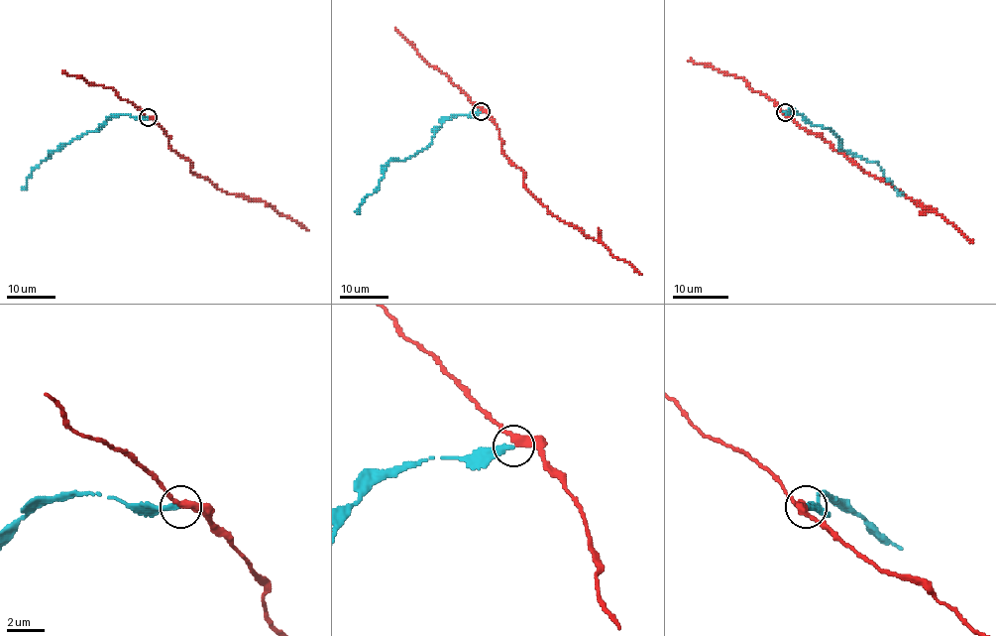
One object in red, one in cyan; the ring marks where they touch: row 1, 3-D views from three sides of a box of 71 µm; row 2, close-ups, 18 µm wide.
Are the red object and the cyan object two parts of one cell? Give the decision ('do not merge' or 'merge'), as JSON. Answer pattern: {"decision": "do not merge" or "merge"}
{"decision": "do not merge"}

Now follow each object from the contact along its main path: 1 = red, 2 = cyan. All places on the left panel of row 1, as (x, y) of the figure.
1: (148, 117), (168, 137), (169, 146), (192, 162), (193, 173), (204, 177), (227, 193), (269, 203), (308, 231)
2: (148, 117), (115, 115), (99, 129), (57, 149), (32, 171), (25, 190)

